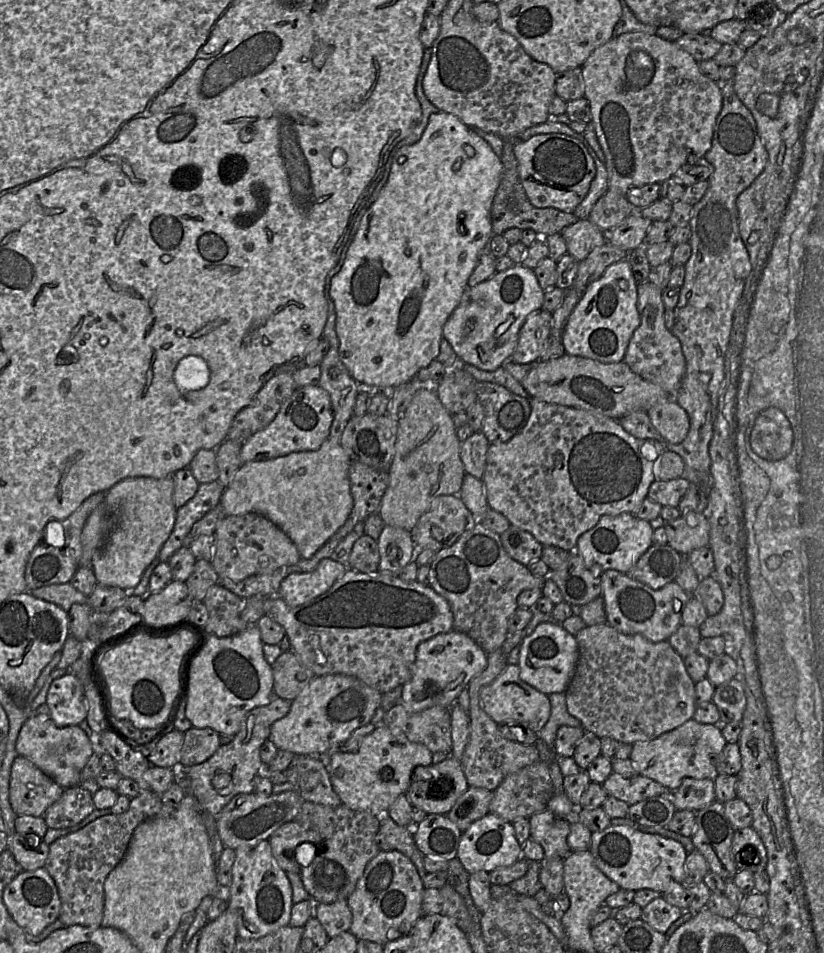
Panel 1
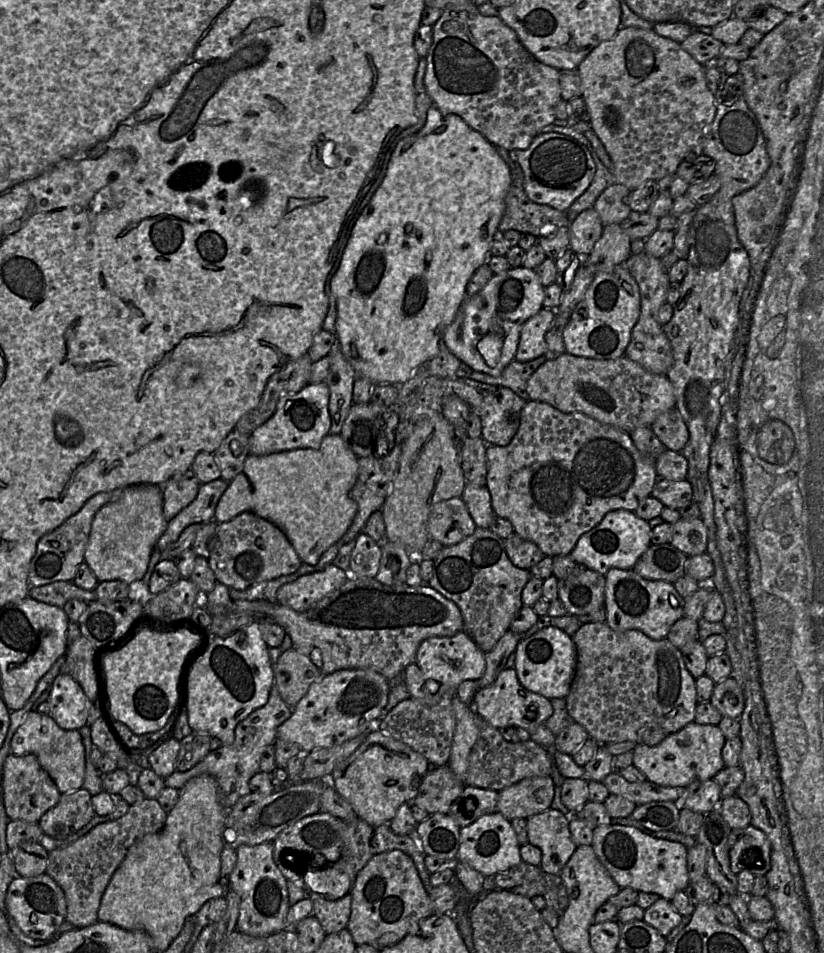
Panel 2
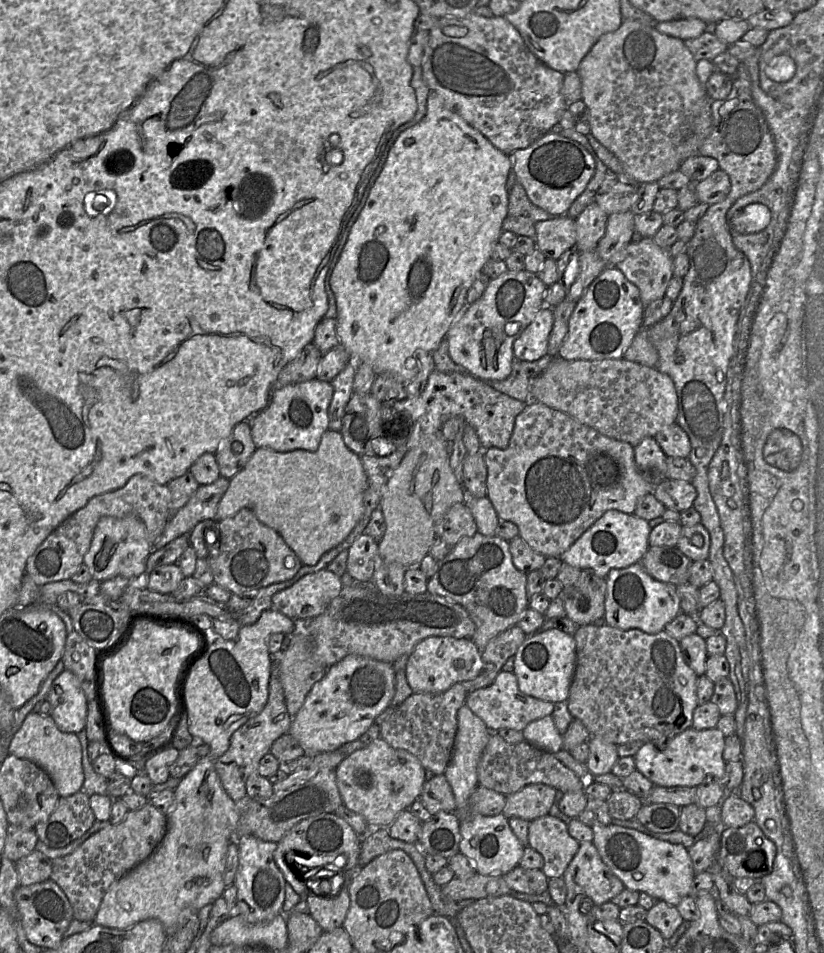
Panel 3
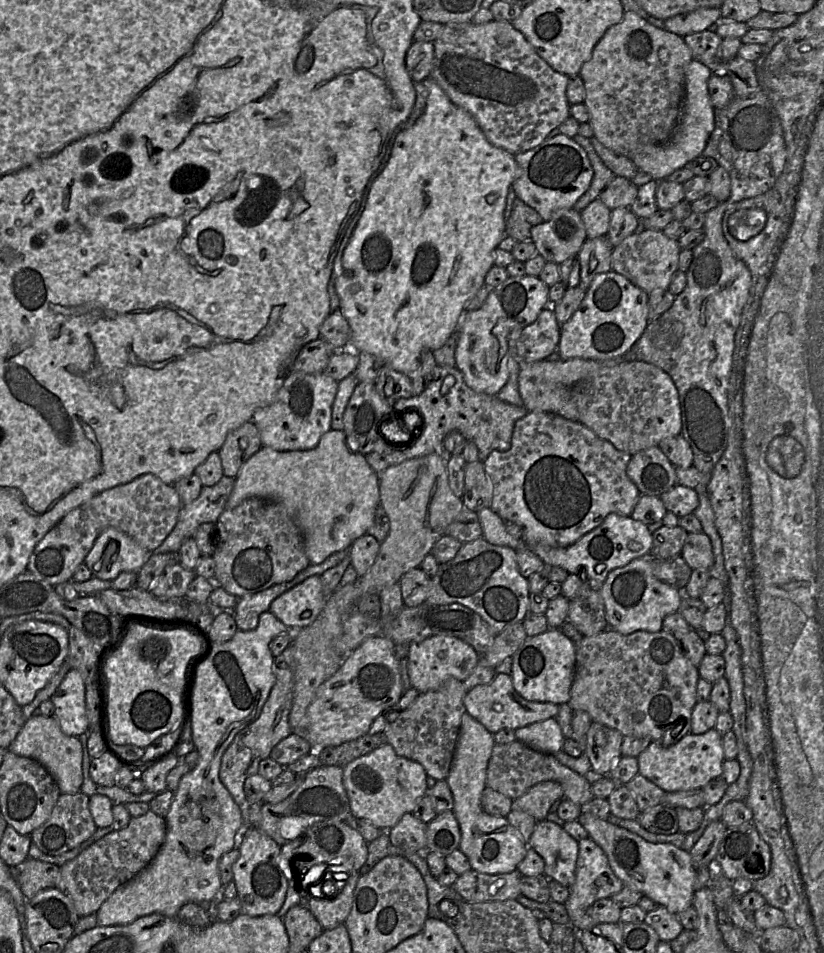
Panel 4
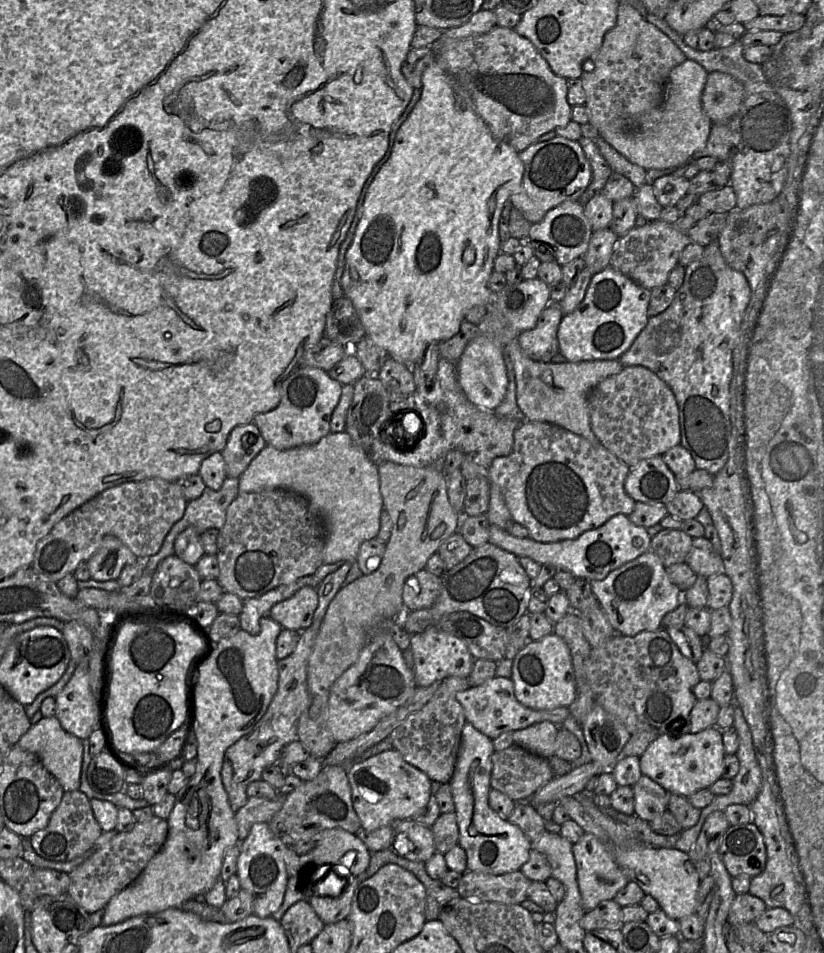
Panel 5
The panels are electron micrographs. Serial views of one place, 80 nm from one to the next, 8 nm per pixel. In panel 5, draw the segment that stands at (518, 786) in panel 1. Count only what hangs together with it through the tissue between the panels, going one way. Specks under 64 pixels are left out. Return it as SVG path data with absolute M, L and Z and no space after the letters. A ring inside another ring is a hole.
M595 761L574 768L568 774L554 777L538 789L527 802L539 805L547 802L558 802L564 797L574 795L585 790L587 782L594 776L604 773L604 767Z

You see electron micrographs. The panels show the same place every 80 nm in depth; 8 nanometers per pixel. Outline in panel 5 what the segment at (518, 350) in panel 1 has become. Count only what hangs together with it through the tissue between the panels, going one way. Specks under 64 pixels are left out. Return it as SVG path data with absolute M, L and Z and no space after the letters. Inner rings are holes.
M549 303L541 312L534 328L518 335L521 350L530 359L549 363L559 353L558 328L563 312L556 303Z

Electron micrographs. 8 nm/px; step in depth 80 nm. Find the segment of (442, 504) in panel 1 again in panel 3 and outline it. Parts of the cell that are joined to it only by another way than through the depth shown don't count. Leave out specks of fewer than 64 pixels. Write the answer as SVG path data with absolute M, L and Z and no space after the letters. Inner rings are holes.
M464 503L452 505L435 526L436 538L454 546L463 538L474 536L478 530L471 511Z

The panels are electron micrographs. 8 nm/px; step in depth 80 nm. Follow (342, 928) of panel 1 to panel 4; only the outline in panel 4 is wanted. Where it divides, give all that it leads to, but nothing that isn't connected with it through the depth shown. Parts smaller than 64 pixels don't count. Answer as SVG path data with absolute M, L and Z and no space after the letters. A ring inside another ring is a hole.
M359 872L352 873L334 897L317 898L312 895L307 903L304 903L324 930L332 929L345 923L351 911L354 890L359 878Z

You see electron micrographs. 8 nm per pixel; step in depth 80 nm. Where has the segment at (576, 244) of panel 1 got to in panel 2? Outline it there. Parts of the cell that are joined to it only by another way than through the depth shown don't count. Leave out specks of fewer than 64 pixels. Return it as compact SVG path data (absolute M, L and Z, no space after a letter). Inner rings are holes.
M593 207L582 211L569 224L570 249L580 257L589 256L603 231L604 225Z

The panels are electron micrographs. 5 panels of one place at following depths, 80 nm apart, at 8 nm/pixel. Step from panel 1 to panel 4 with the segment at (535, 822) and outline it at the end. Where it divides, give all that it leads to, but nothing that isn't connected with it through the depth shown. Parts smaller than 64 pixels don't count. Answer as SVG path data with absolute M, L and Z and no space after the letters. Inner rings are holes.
M548 820L538 821L528 841L545 861L544 874L570 888L575 881L579 842L563 827Z

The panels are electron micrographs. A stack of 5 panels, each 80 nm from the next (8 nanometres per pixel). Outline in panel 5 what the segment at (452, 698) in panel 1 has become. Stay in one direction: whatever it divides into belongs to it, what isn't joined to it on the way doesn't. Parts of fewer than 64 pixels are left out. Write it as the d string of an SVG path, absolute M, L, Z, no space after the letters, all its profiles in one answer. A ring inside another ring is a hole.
M429 626L421 633L412 634L410 649L413 655L413 674L417 687L427 687L452 676L467 678L475 661L467 645L461 639L436 626Z

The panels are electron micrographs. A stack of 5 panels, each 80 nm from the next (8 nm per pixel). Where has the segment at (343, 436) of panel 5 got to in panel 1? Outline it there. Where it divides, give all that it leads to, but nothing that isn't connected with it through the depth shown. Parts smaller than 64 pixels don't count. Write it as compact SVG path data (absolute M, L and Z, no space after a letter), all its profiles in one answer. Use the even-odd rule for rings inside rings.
M326 439L318 450L293 452L285 456L242 464L225 488L220 505L225 516L257 513L268 518L294 543L302 559L310 559L346 522L353 498L349 480L350 458L340 442Z

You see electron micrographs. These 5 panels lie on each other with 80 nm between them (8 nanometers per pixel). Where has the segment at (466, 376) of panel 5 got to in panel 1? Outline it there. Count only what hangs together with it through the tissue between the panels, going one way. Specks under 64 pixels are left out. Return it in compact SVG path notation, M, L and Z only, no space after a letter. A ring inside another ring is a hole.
M521 263L514 264L505 271L496 272L484 282L466 288L460 303L443 326L443 338L447 340L462 363L481 370L494 371L511 359L520 329L530 315L542 309L544 293L533 269L523 267Z

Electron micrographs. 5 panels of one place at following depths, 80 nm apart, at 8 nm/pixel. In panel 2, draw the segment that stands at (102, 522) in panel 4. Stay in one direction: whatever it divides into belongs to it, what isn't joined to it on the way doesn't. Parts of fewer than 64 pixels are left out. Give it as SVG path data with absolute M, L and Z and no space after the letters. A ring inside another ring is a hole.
M116 489L110 492L95 494L76 514L40 538L37 543L36 552L29 565L28 582L30 587L44 586L57 581L73 582L79 566L85 562L85 550L95 514L104 505L116 500L120 496L121 490Z

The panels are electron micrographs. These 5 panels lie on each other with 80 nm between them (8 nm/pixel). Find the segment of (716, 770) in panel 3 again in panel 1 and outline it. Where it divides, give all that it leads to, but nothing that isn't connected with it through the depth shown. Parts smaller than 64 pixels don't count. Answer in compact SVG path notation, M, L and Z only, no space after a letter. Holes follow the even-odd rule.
M690 719L653 740L633 743L630 760L639 775L660 783L669 791L675 791L686 777L714 779L720 774L716 770L715 759L724 749L726 743L728 742L721 732L721 724L699 723Z

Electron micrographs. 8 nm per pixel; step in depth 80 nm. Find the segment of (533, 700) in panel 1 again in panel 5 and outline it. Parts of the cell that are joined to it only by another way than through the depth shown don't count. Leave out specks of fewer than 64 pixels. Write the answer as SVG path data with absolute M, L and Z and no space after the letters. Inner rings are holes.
M497 676L479 686L469 687L465 691L458 692L456 699L464 710L466 721L491 740L494 740L504 732L525 729L543 721L549 721L561 726L570 715L569 707L558 707L548 710L534 710L525 707L515 697L512 679Z

